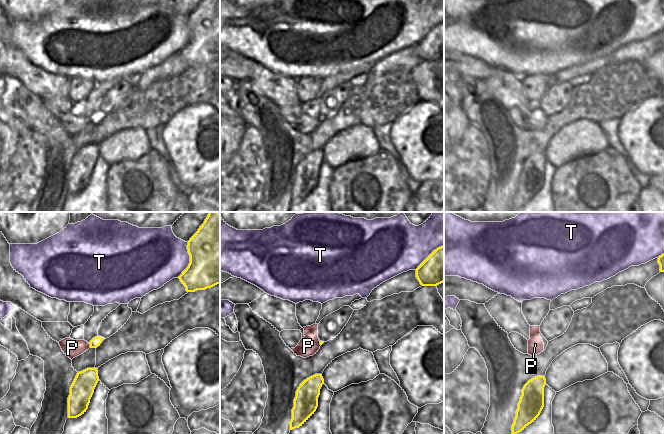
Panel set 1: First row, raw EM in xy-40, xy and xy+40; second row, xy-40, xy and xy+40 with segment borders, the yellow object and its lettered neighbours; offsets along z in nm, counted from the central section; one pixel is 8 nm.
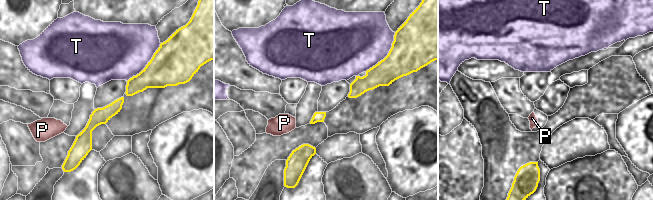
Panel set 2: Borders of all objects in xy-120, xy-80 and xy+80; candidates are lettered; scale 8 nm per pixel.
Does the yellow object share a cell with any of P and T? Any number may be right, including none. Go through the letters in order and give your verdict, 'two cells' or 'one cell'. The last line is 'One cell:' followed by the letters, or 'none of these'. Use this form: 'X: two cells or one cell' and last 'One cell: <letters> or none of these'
P: two cells
T: two cells
One cell: none of these

